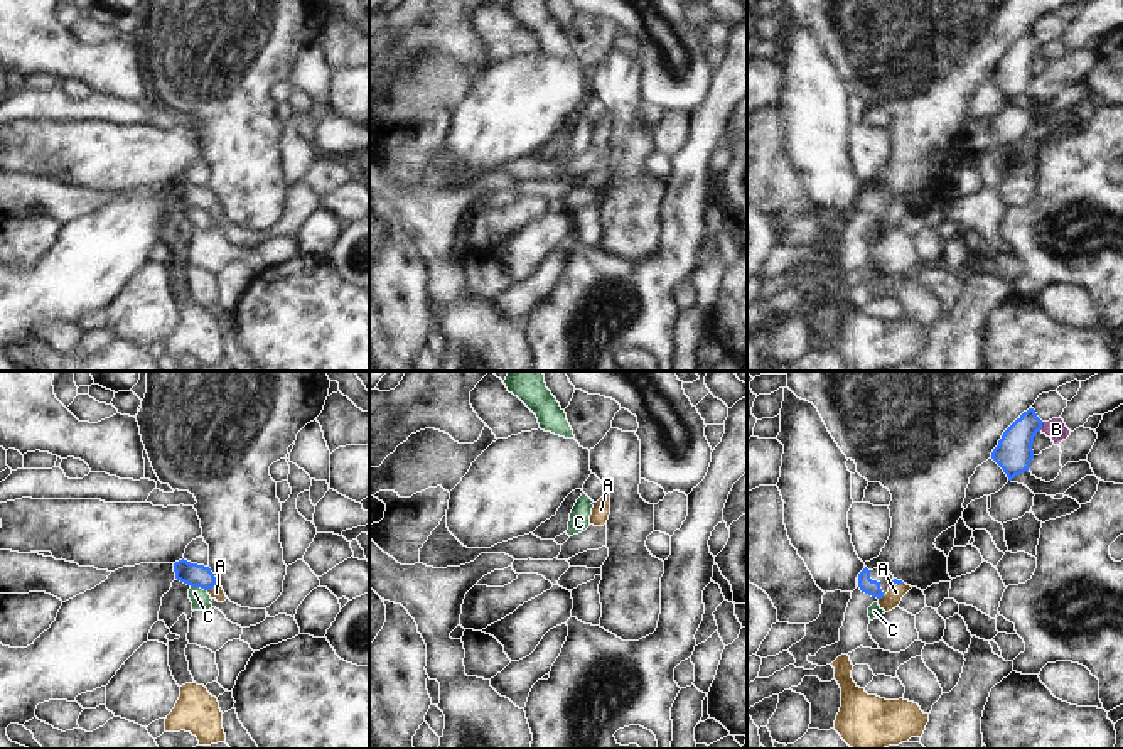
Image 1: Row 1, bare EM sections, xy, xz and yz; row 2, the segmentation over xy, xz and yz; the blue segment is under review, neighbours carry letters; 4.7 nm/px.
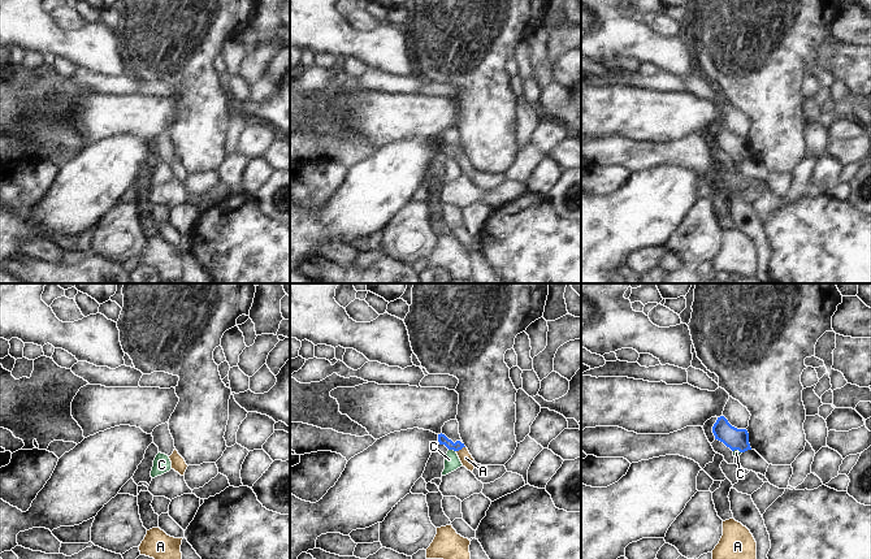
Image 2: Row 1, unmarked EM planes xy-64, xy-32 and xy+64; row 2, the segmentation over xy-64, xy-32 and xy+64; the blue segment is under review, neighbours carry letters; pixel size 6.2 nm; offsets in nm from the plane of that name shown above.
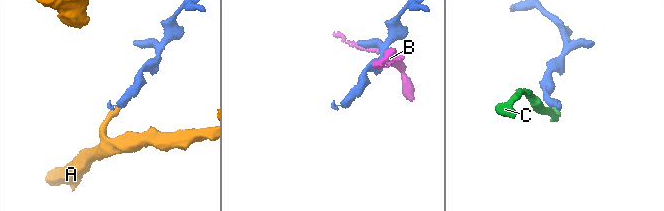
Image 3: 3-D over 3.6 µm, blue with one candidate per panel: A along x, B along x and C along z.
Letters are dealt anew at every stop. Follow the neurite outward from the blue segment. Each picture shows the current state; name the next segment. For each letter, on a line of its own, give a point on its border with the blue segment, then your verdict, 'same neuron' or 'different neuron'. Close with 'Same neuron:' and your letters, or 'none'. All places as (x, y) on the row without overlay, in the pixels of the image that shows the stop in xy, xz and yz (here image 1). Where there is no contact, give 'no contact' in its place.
A: xy (211, 210) | same neuron
B: yz (1041, 49) | different neuron
C: xy (199, 208) | different neuron
Same neuron: A

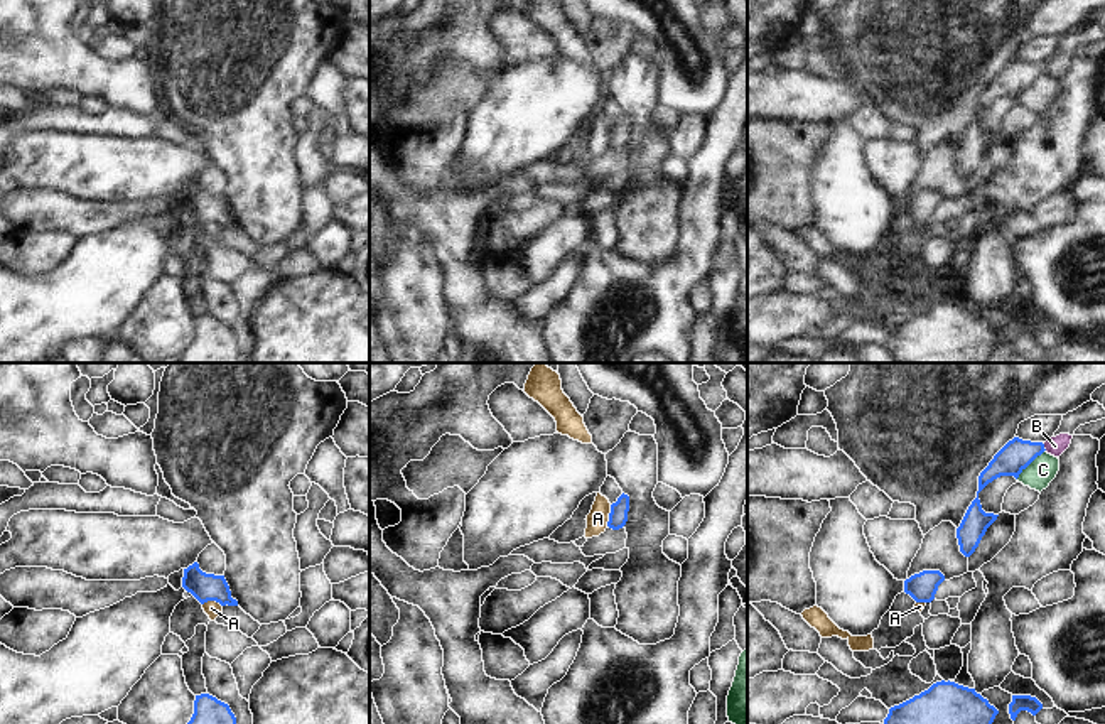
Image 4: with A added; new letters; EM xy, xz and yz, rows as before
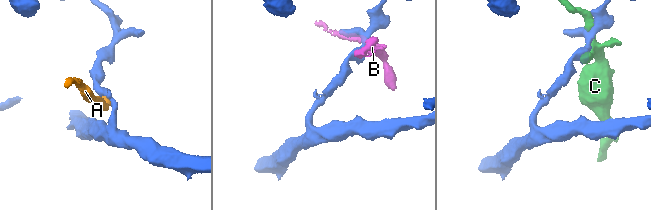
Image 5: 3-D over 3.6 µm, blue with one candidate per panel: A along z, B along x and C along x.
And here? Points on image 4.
A: xz (609, 137) | different neuron
B: yz (1043, 68) | different neuron
C: yz (1029, 85) | different neuron
Same neuron: none

